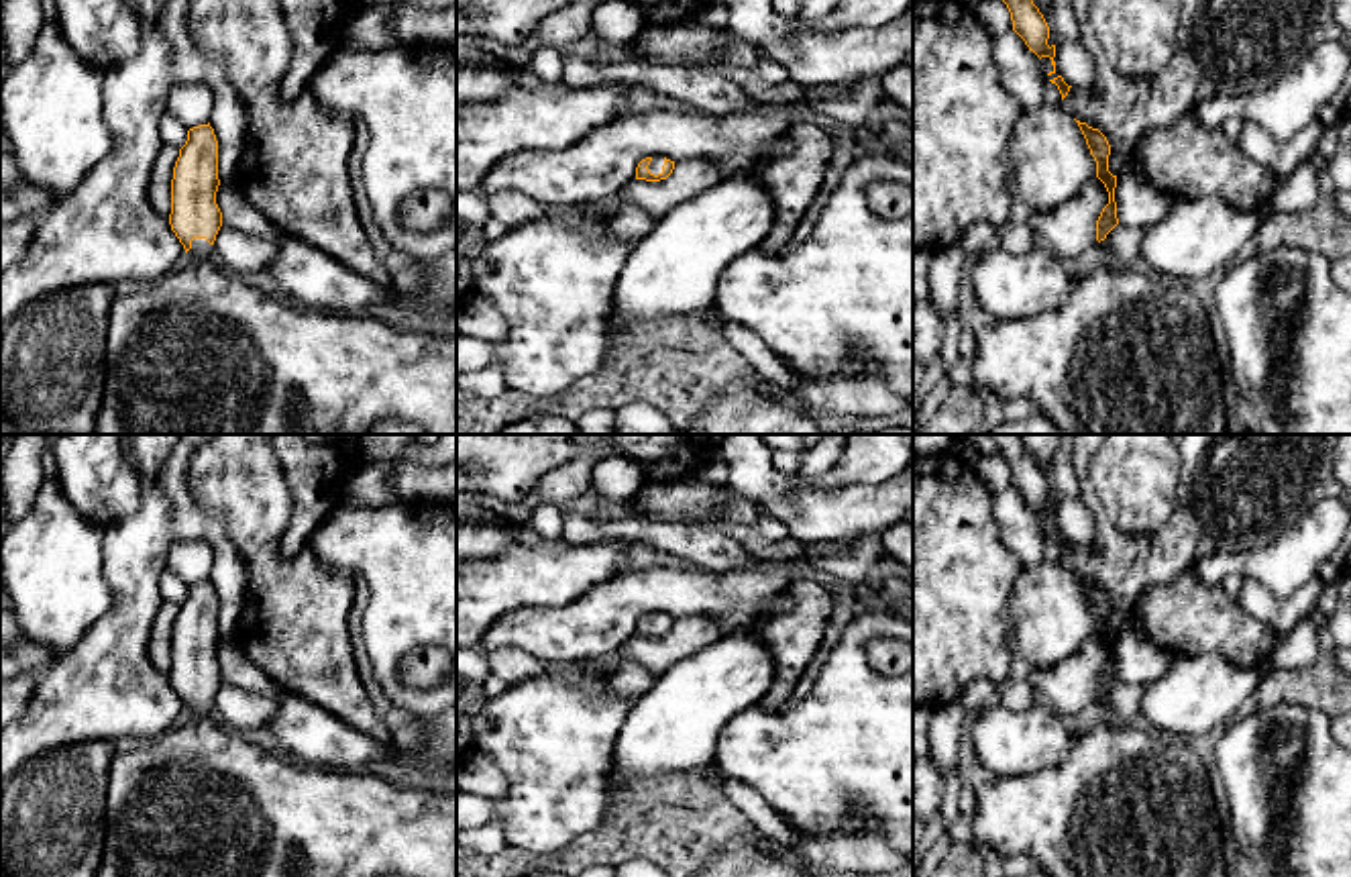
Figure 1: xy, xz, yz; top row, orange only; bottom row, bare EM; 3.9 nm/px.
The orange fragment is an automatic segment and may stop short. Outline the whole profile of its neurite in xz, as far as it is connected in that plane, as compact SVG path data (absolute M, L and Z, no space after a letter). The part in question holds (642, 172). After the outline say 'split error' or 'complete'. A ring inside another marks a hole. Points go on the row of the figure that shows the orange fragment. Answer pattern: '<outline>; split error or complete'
M646 157L636 167L636 179L660 182L666 179L674 169L674 161L666 157Z; split error

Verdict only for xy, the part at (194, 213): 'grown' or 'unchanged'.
grown

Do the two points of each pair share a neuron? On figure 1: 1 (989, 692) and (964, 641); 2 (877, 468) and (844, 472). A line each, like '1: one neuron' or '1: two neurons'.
1: two neurons
2: one neuron

